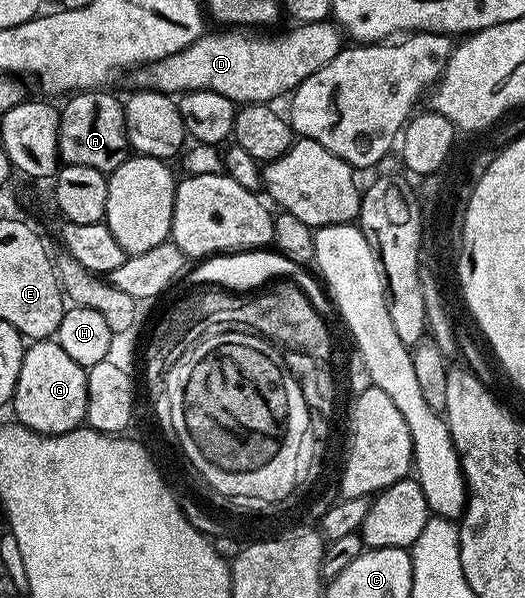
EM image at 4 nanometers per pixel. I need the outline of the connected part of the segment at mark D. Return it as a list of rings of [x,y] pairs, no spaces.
[[[329,20],[308,21],[293,27],[275,37],[253,37],[250,31],[203,32],[179,53],[133,70],[135,86],[171,95],[207,89],[232,99],[239,106],[274,103],[277,97],[285,98],[297,89],[308,75],[332,63],[344,48],[343,34]]]

